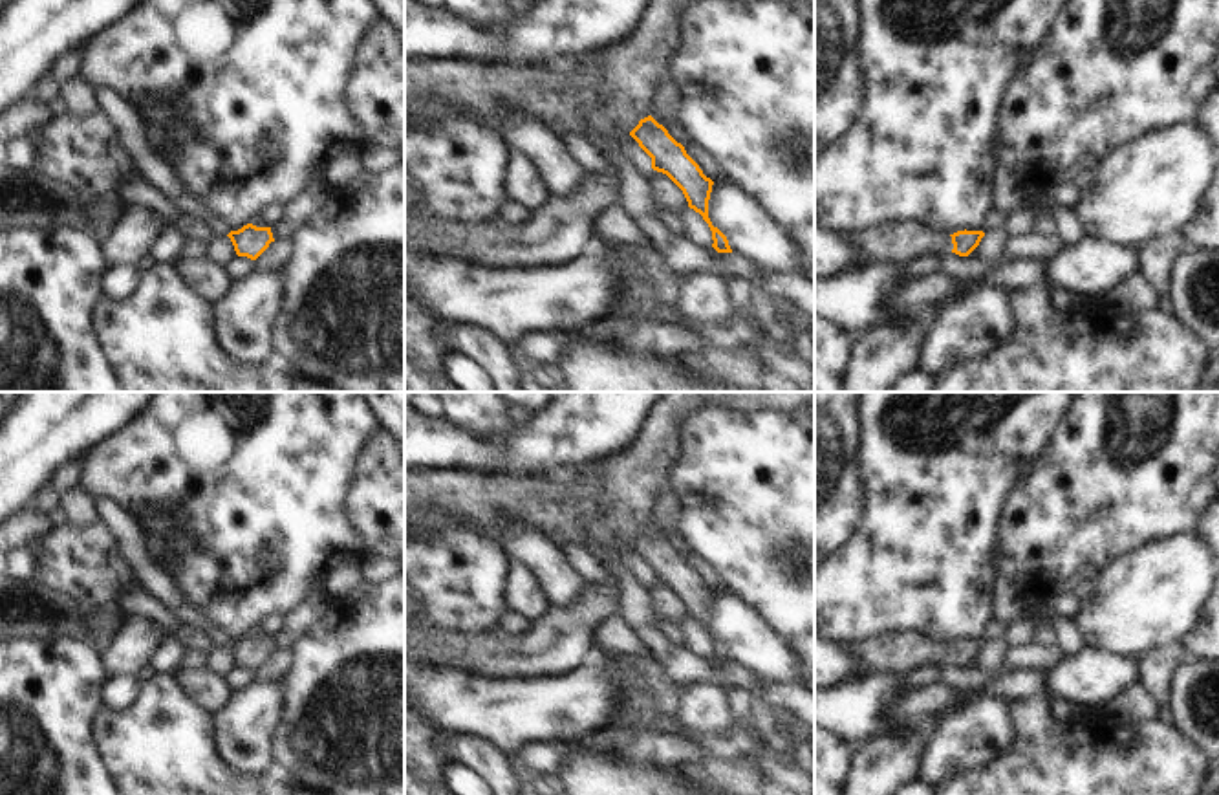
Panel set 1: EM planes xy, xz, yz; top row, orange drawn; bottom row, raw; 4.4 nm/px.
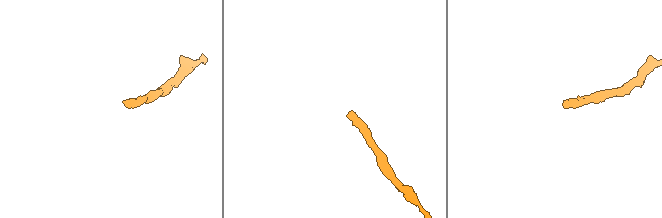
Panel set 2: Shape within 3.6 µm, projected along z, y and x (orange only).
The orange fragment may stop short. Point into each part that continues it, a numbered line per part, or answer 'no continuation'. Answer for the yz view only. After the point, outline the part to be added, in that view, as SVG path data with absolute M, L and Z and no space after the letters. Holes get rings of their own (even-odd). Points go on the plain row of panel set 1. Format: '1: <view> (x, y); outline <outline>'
1: yz (897, 653); outline M904 632L886 634L866 643L849 643L847 650L864 674L908 676L926 663L944 667L954 659L950 645Z

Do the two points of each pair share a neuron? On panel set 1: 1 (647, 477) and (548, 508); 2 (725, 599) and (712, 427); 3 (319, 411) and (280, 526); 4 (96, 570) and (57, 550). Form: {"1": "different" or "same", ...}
{"1": "same", "2": "different", "3": "same", "4": "same"}

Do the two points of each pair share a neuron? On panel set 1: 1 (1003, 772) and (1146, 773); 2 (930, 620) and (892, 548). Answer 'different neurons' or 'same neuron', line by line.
1: same neuron
2: same neuron

